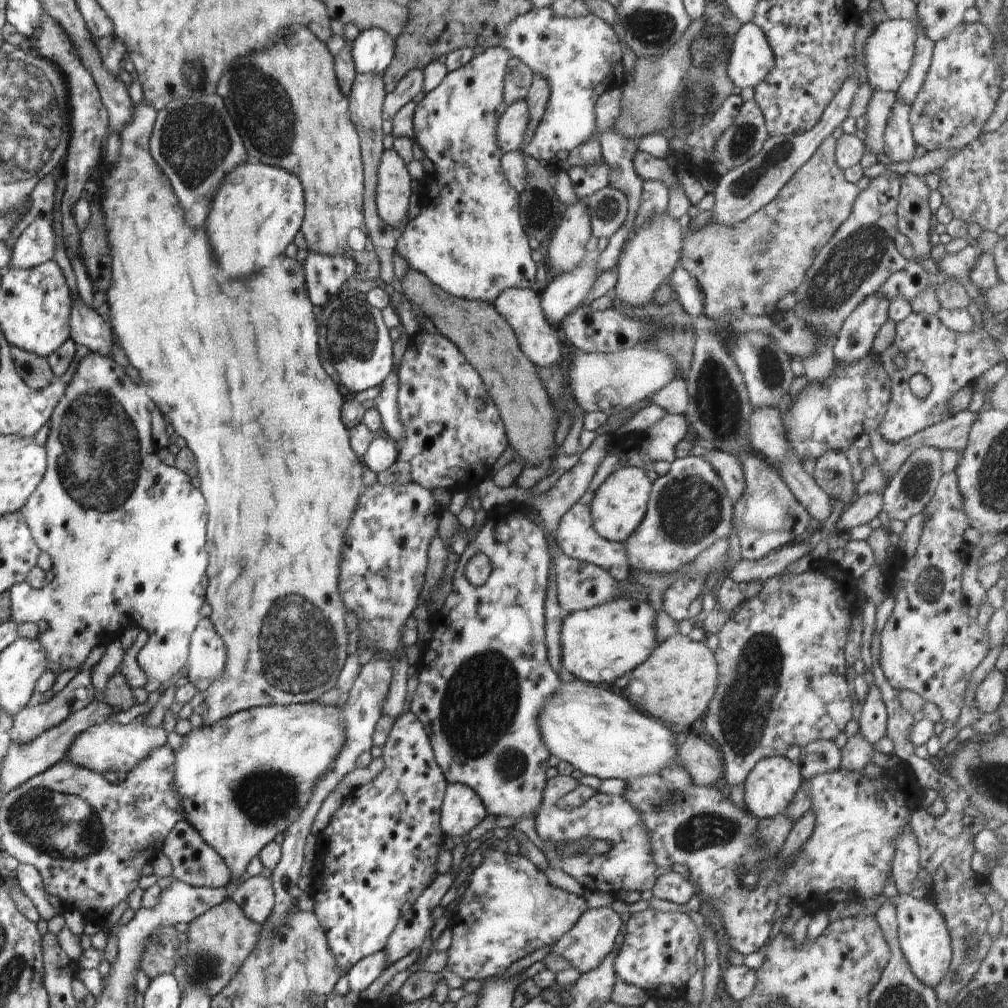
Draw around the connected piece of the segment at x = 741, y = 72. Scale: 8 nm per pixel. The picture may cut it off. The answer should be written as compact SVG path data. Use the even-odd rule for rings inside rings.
M744 24L734 38L727 76L734 86L755 89L774 68L775 60L762 28Z

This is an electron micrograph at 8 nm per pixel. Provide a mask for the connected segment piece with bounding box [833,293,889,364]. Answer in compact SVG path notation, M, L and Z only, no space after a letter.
M872 294L860 304L838 332L833 354L837 364L852 364L871 354L876 334L888 319L889 300Z

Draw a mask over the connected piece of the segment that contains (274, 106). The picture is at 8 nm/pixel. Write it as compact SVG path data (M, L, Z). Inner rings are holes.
M290 23L281 28L273 43L260 52L238 56L218 80L218 96L224 100L226 110L238 129L251 162L264 163L293 172L302 183L305 194L305 213L301 231L310 251L328 256L345 256L354 260L354 276L359 280L379 281L380 260L376 256L372 238L364 220L364 162L358 130L351 121L349 100L340 90L334 72L333 56L308 28ZM357 228L366 234L366 244L360 252L346 245L350 230Z

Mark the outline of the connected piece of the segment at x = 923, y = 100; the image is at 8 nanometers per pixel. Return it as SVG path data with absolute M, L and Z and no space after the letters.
M980 21L958 24L946 38L935 43L922 90L911 105L910 125L916 145L927 151L961 152L981 136L982 128L1001 96L1003 79L988 28Z

